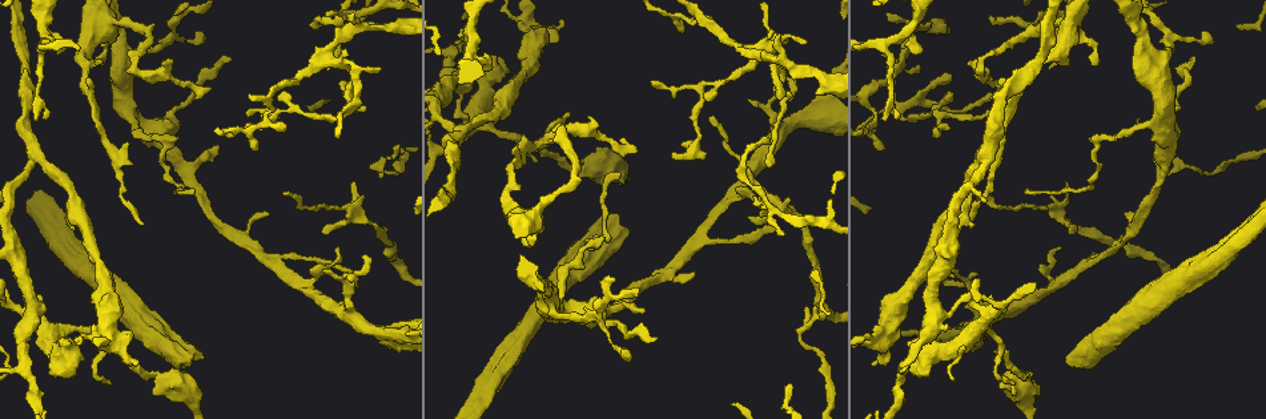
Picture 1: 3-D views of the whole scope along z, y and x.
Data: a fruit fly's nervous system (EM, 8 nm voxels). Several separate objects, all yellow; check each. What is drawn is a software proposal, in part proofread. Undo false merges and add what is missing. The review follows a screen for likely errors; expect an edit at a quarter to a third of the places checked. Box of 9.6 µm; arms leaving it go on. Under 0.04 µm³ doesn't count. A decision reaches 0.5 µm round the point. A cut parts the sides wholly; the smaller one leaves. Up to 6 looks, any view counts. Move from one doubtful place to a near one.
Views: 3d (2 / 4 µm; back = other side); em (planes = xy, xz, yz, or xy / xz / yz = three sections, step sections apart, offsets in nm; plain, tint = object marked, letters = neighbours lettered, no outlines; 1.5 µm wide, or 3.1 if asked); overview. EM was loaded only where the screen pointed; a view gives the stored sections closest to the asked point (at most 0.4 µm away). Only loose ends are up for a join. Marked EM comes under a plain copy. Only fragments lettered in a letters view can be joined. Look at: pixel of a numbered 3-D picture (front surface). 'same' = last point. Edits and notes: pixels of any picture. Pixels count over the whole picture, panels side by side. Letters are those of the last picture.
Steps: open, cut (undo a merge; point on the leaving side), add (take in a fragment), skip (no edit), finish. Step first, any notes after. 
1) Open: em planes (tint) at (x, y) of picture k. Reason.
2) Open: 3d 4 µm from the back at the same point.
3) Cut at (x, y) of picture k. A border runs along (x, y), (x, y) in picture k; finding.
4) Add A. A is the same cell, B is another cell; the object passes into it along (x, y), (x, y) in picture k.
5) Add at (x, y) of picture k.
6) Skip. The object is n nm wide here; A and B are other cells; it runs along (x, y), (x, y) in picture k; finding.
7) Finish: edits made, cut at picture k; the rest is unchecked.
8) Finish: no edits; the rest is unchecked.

Open: em xy step 8 (tint) at (1024, 374) of picture 1. Thick turns thin.

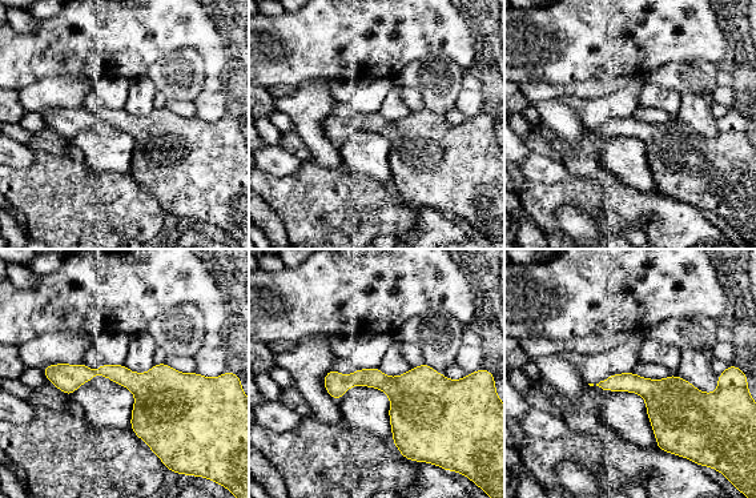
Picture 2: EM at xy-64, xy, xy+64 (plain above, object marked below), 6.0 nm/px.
Open: em planes (letters) at the same point.

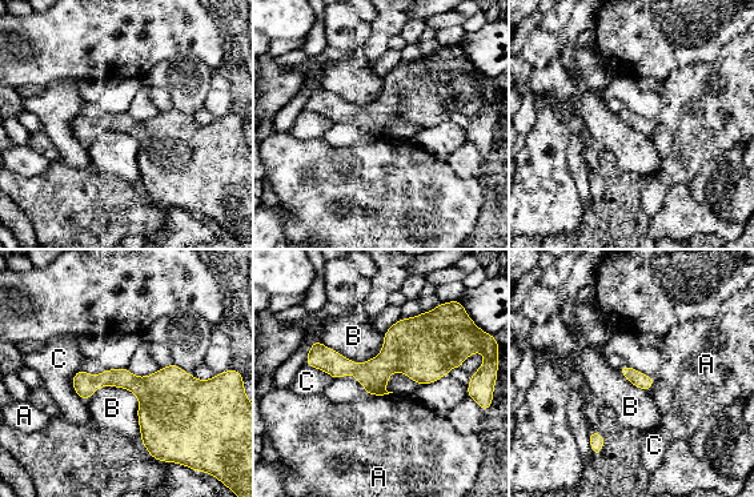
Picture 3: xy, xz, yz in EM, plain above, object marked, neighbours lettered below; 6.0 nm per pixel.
Skip. The longest contact is with B, 440 nm; A, B and C are other cells; a border runs along (99, 385), (136, 396), (141, 441) in picture 3; one cell here.

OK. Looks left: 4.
Open: em xz step 4 (letters) at (204, 356) of picture 1.

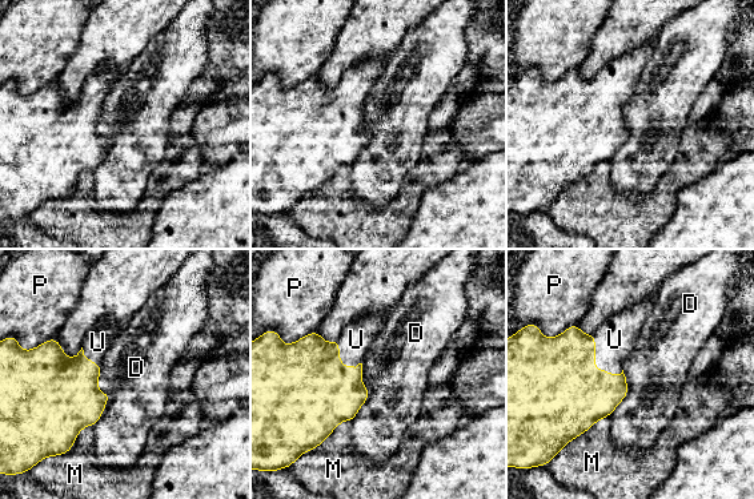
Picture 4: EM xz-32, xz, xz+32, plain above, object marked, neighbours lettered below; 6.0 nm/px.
Open: em yz step 4 (letters) at the same point.

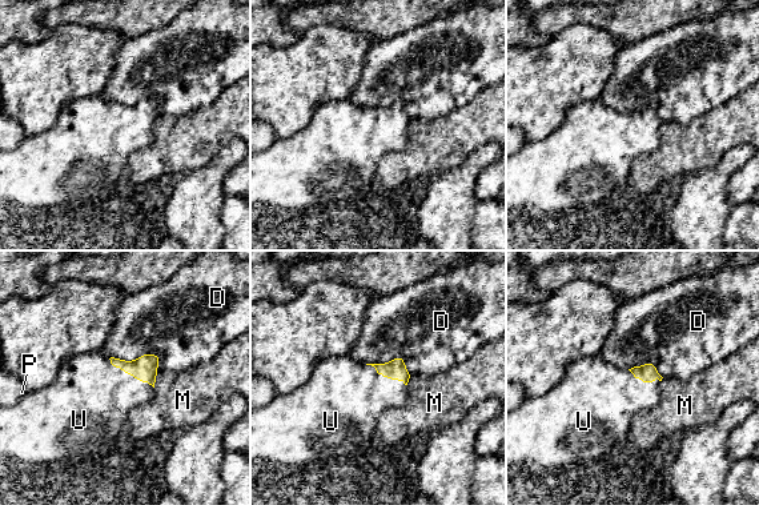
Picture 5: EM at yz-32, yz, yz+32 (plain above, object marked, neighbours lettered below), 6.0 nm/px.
Add U. The longest contact is with U, 340 nm; U is the same cell, D, M and P are other cells; the object passes into it along (144, 368), (131, 375), (96, 397) in picture 5; it goes on there.

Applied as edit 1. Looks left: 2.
Open: em planes (tint) at (642, 307) of picture 1. Branch stops here.

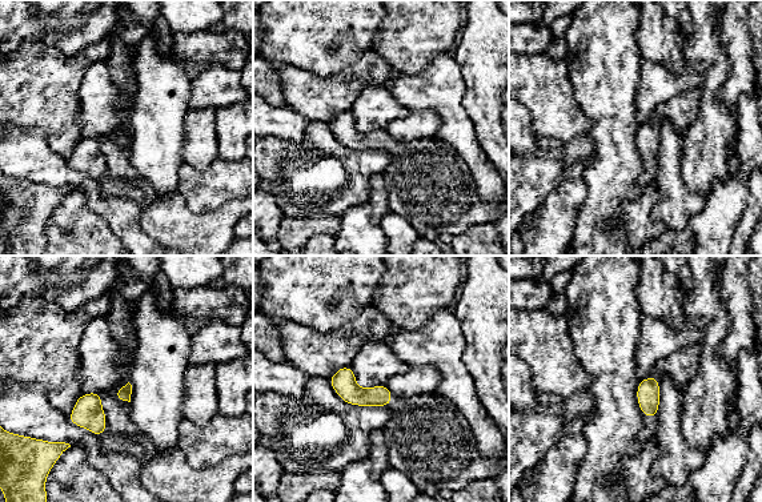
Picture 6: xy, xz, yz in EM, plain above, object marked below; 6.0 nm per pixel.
Open: em planes (letters) at the same point. What lies round it.

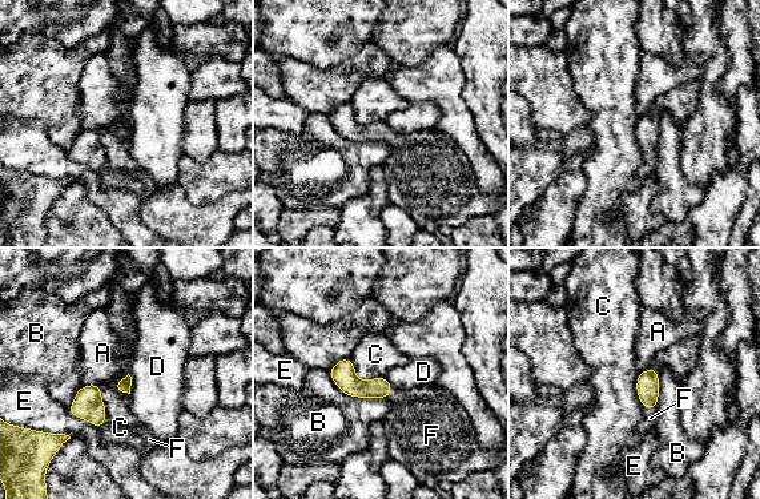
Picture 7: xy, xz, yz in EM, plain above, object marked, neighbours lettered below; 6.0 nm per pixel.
Add F. F is the same cell, A, B, C, D and E are other cells; the cell continues.

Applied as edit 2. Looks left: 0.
Finish: edits made, add at picture 5, add at picture 7; the rest is unchecked.

